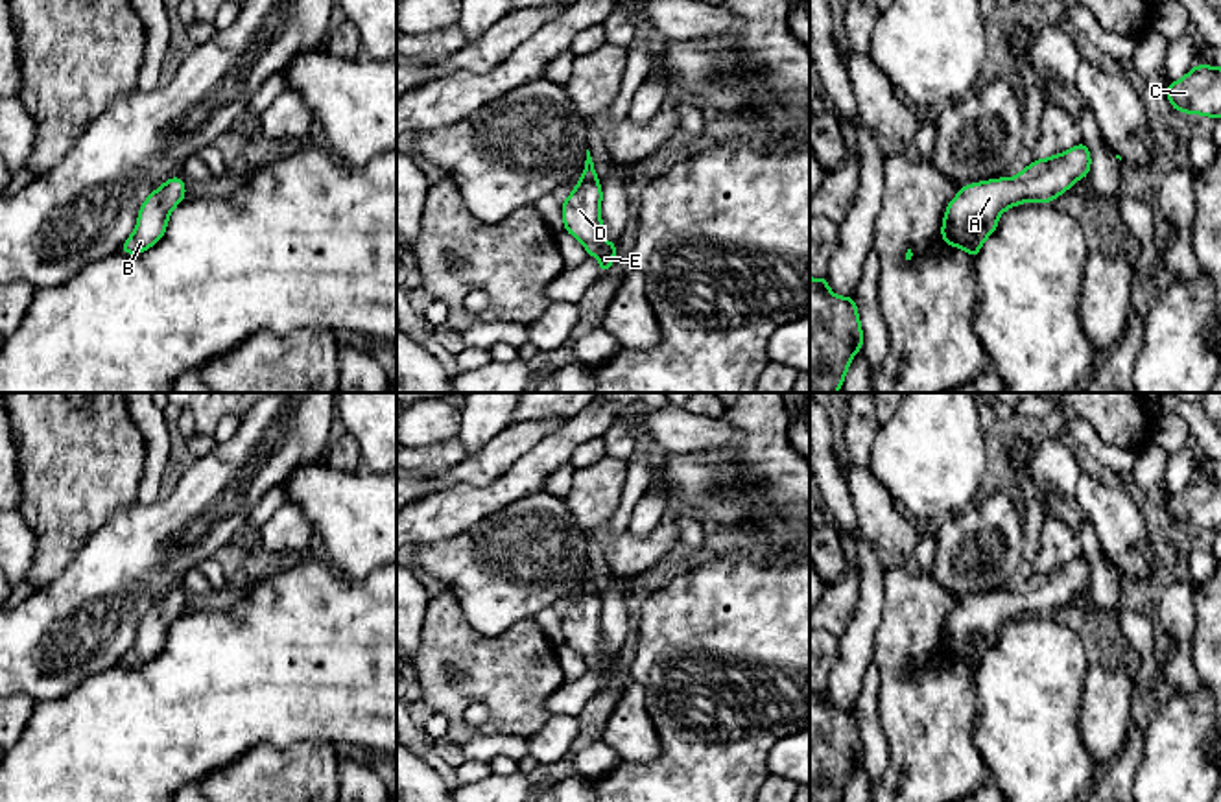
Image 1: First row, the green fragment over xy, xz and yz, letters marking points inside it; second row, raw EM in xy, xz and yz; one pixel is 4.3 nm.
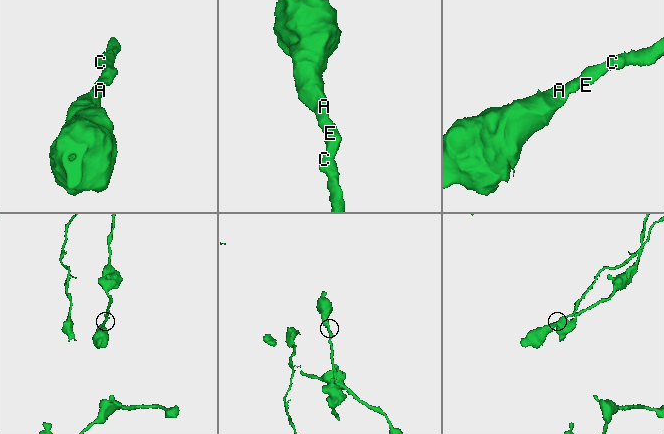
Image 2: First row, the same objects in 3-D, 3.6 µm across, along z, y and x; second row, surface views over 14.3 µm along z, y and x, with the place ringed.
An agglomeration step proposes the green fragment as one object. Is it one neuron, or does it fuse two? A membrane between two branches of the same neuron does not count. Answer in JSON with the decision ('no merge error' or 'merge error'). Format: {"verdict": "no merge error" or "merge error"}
{"verdict": "no merge error"}

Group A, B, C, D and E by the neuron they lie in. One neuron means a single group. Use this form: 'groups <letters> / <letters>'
groups A B C D E

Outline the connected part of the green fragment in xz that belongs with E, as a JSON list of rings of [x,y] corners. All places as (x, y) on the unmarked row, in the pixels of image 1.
[[[587,562],[583,588],[574,605],[563,614],[563,636],[564,643],[585,658],[588,669],[599,671],[599,688],[605,688],[614,677],[618,653],[610,656],[603,653],[601,614],[599,590]]]

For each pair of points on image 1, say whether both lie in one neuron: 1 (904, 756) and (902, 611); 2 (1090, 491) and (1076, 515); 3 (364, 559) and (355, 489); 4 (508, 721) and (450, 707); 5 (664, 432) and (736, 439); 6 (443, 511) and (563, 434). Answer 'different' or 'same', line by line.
1: same
2: different
3: same
4: same
5: same
6: same

